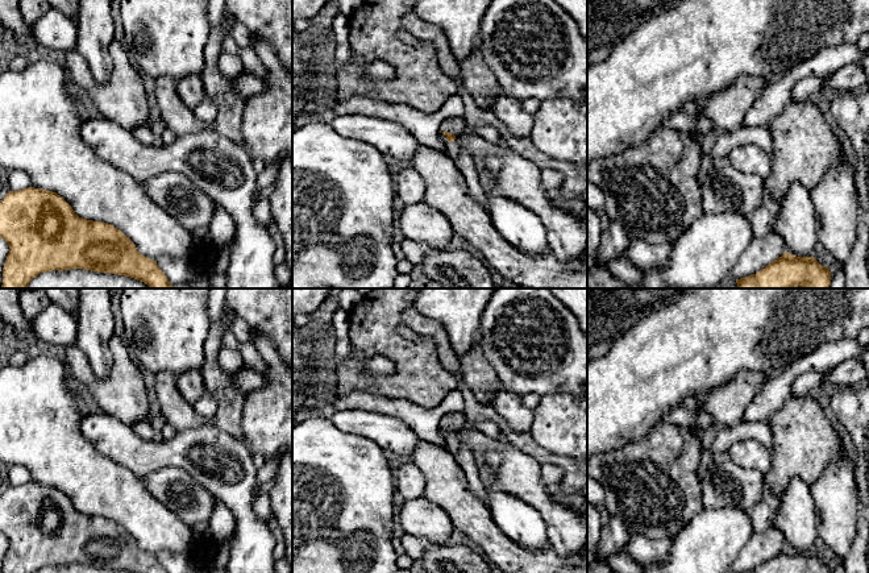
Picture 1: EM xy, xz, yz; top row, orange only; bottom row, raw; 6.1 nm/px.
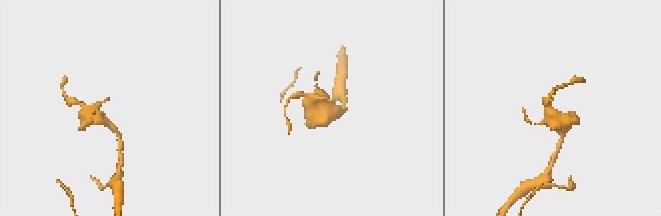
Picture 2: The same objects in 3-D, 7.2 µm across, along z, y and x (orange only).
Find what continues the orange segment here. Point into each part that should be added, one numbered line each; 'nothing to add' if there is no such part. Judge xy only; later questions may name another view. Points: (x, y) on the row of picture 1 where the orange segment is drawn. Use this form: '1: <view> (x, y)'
nothing to add

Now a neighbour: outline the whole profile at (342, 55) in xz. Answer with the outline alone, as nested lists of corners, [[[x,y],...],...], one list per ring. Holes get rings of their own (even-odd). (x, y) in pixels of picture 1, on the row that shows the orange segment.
[[[337,13],[332,21],[334,47],[332,51],[332,75],[336,78],[336,71],[354,61],[354,55],[349,43],[349,17]]]

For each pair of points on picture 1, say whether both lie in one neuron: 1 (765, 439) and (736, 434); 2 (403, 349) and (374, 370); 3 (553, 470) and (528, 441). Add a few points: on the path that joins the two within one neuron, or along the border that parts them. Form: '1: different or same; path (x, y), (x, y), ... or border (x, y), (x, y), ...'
1: same; path (759, 432), (743, 432)
2: different; border (364, 360), (385, 356), (396, 370)
3: different; border (541, 464), (554, 464), (561, 470), (561, 480)

